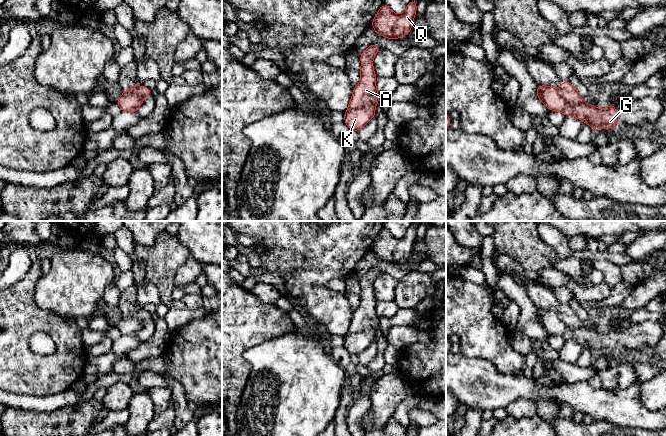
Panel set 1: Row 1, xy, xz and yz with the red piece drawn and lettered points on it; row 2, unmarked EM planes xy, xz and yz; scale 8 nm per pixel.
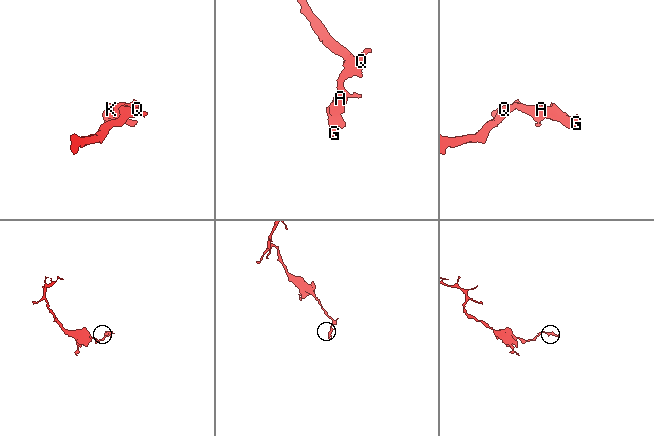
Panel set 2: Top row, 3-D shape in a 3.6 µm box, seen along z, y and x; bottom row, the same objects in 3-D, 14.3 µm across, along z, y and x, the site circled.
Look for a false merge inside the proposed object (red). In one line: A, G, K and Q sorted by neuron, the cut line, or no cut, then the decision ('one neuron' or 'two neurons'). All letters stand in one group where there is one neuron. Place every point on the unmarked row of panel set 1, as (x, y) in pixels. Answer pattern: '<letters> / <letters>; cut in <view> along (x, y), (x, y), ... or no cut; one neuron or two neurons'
A G Q / K; cut in xz along (374, 330), (347, 333), (344, 336); two neurons

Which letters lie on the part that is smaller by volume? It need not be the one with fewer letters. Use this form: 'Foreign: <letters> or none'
Foreign: K

